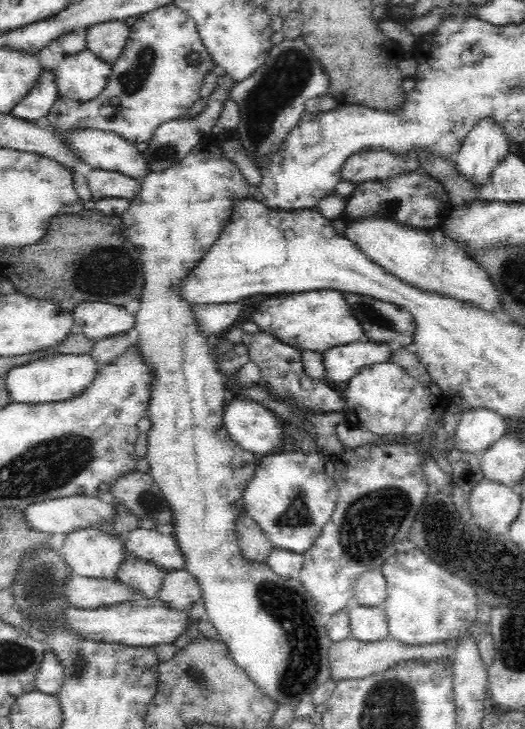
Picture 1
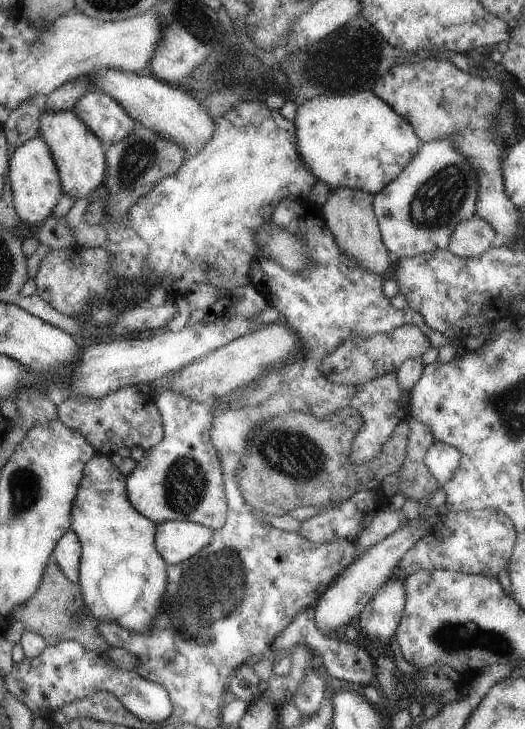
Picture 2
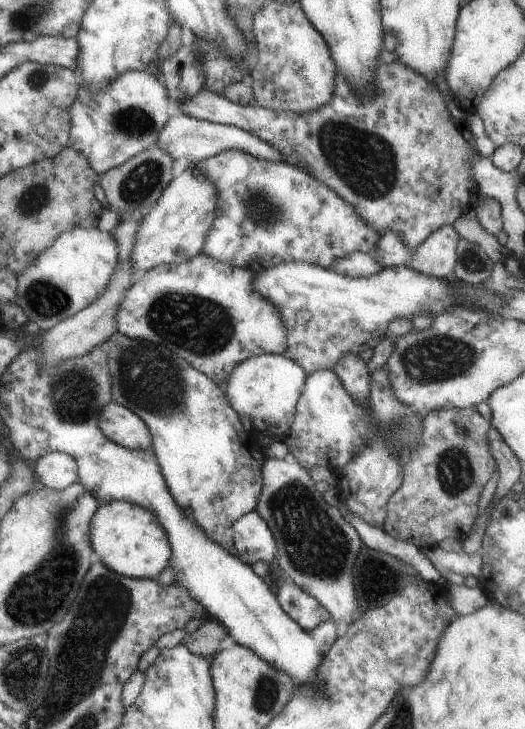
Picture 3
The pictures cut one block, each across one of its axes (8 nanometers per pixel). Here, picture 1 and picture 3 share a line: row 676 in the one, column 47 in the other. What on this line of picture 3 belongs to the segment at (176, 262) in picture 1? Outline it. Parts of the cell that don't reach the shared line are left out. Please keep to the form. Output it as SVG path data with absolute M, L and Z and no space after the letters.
M75 227L58 236L51 246L44 250L22 274L17 276L17 302L16 304L25 313L30 324L40 332L52 329L56 324L79 313L95 302L112 278L112 272L118 264L118 246L112 234L101 232L96 227Z

